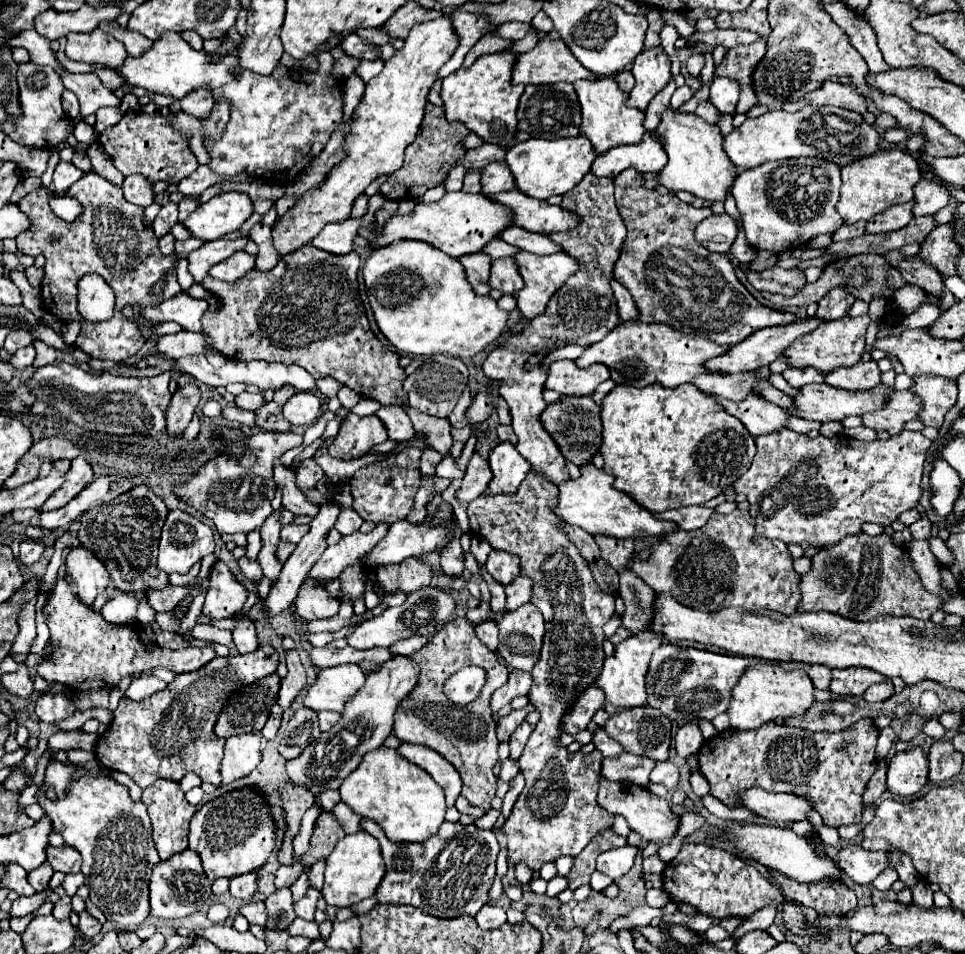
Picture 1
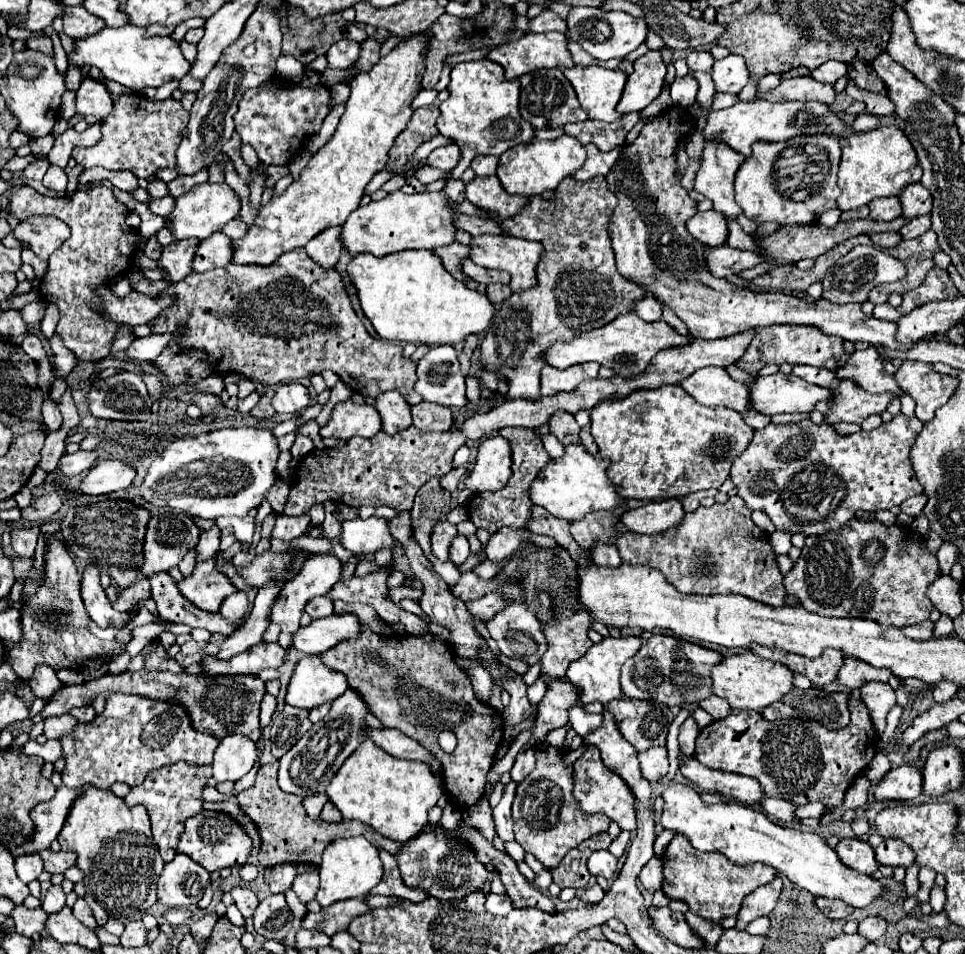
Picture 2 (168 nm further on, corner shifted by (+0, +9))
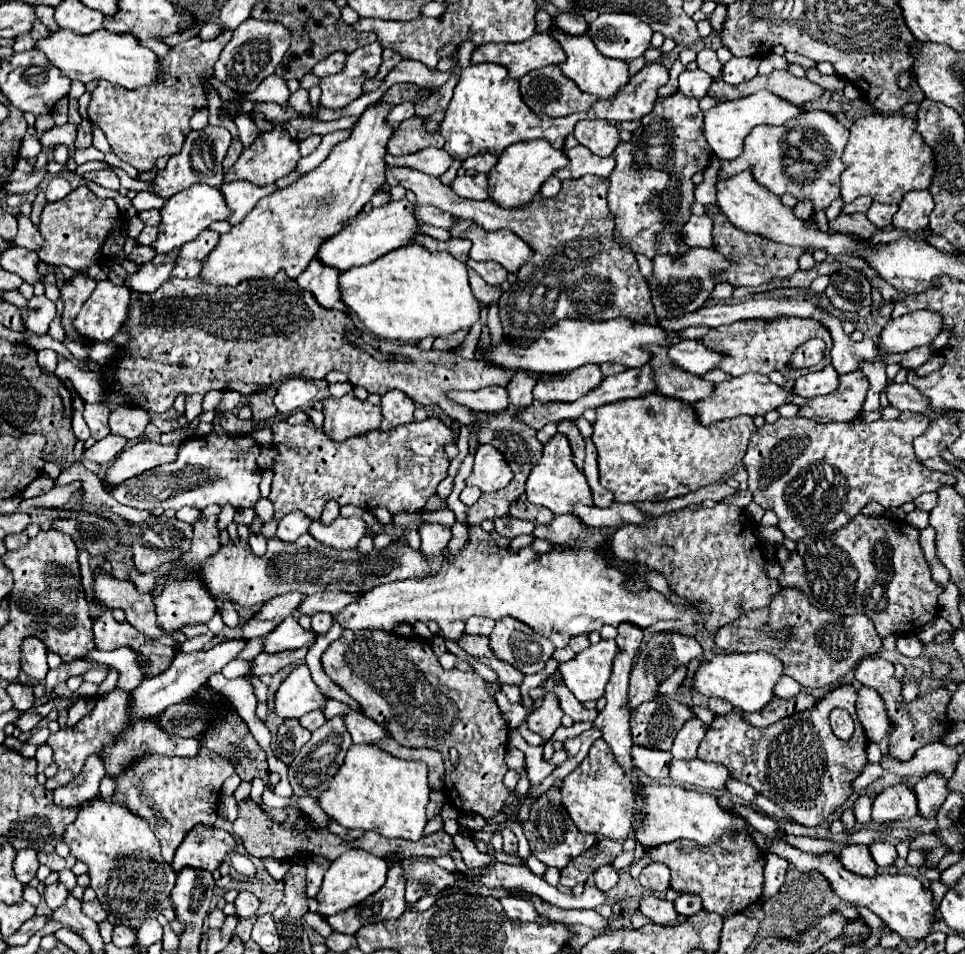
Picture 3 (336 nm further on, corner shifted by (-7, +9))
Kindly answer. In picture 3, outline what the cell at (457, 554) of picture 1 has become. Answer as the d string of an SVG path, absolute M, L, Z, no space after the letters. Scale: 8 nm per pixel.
M420 524L418 534L420 534L420 542L422 542L420 550L426 556L440 556L452 536L450 528L444 524Z

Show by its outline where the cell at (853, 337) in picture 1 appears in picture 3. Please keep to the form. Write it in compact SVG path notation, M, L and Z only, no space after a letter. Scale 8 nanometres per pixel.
M776 318L776 320L740 320L728 326L718 326L712 328L704 338L702 344L710 350L716 350L724 354L726 358L716 364L722 372L730 376L740 376L744 372L758 372L758 374L770 374L772 370L778 370L782 374L798 374L802 376L804 370L788 370L788 358L792 356L792 350L800 346L800 342L806 342L808 338L822 338L826 342L824 358L818 362L818 370L824 368L826 364L832 362L830 358L830 348L832 348L832 338L828 338L828 330L824 330L818 322L806 320L806 318Z

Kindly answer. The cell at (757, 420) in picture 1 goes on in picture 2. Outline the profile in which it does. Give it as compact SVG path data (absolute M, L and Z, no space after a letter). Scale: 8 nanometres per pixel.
M701 368L685 382L679 382L679 386L705 406L725 406L743 416L751 410L751 392L747 384L733 380L725 368Z

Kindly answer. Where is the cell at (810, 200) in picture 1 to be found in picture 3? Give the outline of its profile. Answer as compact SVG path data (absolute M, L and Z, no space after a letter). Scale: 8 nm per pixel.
M802 110L796 118L782 126L756 126L744 140L744 150L734 160L721 160L718 178L727 179L752 170L754 180L776 196L786 192L798 200L812 200L814 210L826 210L832 200L840 196L840 174L844 170L842 150L848 140L844 128L830 112Z

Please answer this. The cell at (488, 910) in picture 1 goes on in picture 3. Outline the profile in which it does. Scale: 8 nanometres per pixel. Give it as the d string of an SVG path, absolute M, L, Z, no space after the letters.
M508 896L508 898L500 898L504 912L508 914L508 918L512 920L520 920L520 922L534 922L534 924L548 924L552 922L550 918L538 914L538 910L534 908L534 904L530 900L524 898L516 898L516 896Z

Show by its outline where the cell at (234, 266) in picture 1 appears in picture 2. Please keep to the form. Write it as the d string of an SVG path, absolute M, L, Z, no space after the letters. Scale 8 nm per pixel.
M223 232L205 238L195 254L193 272L207 272L213 268L223 268L233 262L233 240Z

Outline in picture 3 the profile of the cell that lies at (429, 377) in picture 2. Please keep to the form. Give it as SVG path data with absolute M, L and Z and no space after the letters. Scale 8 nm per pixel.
M488 386L486 390L476 390L476 392L456 392L448 396L454 402L460 402L478 412L502 412L510 406L508 392L506 388L500 386Z

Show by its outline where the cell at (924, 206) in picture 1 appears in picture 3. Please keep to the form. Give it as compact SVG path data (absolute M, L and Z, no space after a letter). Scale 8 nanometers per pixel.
M916 190L908 192L904 200L898 206L898 212L892 218L892 226L896 230L906 230L906 232L920 232L928 226L928 216L934 210L932 196L928 190Z

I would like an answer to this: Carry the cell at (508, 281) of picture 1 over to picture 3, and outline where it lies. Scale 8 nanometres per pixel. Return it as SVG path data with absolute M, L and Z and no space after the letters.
M468 260L468 266L474 268L492 286L506 282L508 272L500 264L496 264L496 262L474 262L474 260Z

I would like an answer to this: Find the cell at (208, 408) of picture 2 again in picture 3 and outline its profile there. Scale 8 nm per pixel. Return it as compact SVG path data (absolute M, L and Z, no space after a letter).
M200 394L186 398L186 418L188 418L188 422L194 420L202 412L202 398L204 396L200 396Z

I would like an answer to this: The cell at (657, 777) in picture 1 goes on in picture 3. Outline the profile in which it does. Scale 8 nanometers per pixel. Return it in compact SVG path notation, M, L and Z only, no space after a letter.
M632 746L632 762L634 766L644 772L646 776L654 780L668 778L668 762L672 760L672 754L664 754L660 750L648 750L644 746Z

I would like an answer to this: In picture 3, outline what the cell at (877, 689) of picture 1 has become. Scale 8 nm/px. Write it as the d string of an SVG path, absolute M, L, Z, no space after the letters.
M862 686L858 690L856 714L858 714L862 728L864 728L870 742L880 742L888 734L888 730L890 730L888 714L884 710L882 698L876 696L874 690L870 690L866 686Z

